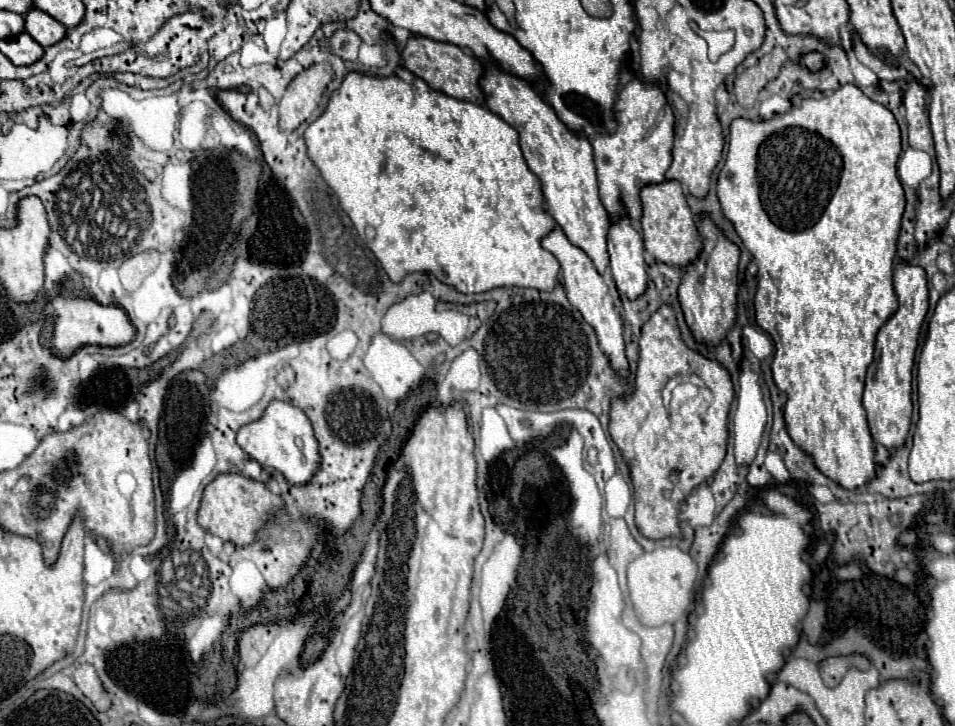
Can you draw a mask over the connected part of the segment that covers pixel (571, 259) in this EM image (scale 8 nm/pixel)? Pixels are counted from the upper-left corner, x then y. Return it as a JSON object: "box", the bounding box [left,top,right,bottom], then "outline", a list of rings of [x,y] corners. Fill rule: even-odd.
{"box":[542,228,630,378],"outline":[[[556,228],[552,230],[544,240],[542,240],[542,246],[552,252],[556,256],[556,260],[560,262],[560,272],[562,272],[562,282],[566,286],[566,294],[568,294],[568,300],[574,308],[580,310],[580,314],[584,316],[584,320],[594,328],[596,332],[596,338],[598,338],[598,344],[600,344],[600,350],[608,356],[610,360],[610,368],[620,376],[620,378],[628,378],[630,376],[630,366],[628,366],[628,360],[626,360],[626,354],[624,354],[624,338],[622,338],[622,320],[614,308],[614,300],[608,292],[608,286],[604,284],[604,278],[596,272],[592,260],[574,244],[568,242],[566,234]]]}

